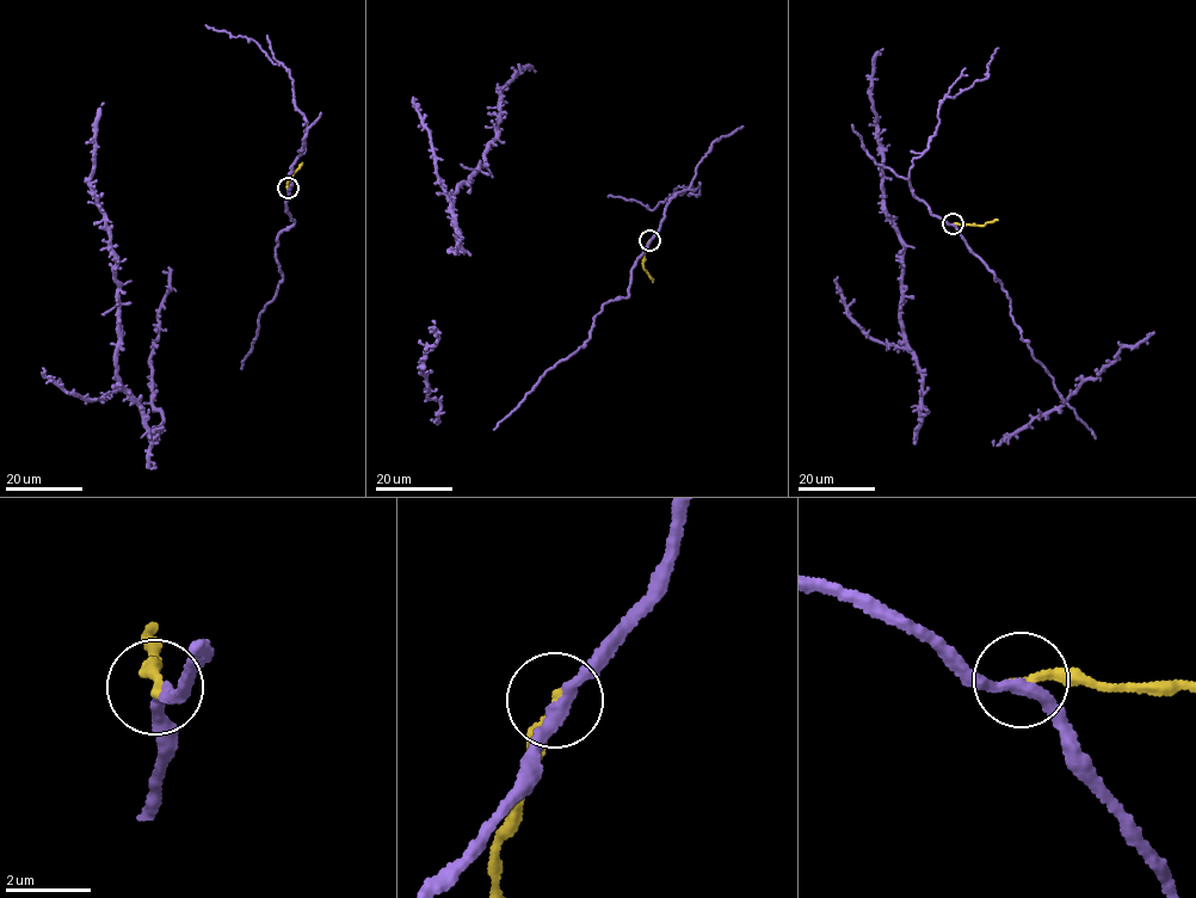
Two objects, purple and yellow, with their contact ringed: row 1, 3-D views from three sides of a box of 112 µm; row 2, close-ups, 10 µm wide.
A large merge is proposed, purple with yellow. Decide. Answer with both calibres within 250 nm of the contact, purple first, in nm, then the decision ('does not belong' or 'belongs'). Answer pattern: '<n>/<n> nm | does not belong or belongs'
280/240 nm | does not belong

